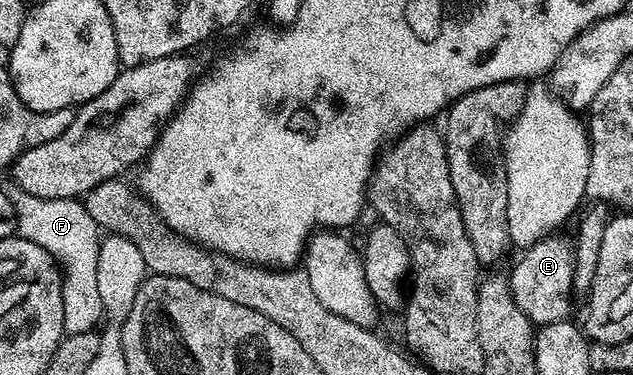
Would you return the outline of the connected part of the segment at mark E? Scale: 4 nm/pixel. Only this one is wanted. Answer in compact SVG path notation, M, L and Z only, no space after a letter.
M561 234L544 236L538 242L519 253L520 261L513 266L508 276L510 290L514 294L514 302L518 302L518 310L526 314L533 325L556 324L560 320L571 317L574 295L575 254L573 241Z

